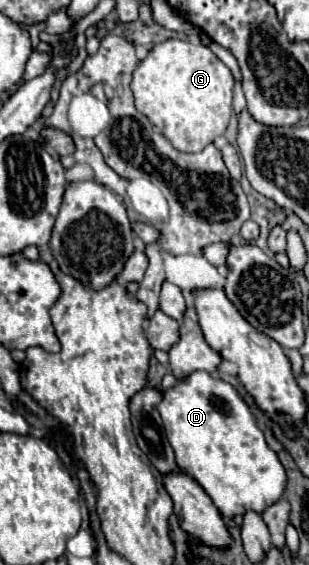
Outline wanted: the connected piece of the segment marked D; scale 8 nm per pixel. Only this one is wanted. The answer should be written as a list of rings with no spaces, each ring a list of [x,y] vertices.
[[[192,372],[186,380],[178,382],[174,388],[164,390],[164,400],[158,404],[164,430],[176,454],[176,464],[180,470],[190,474],[210,496],[224,520],[234,516],[244,516],[246,512],[264,512],[276,500],[282,498],[286,490],[286,470],[278,460],[276,452],[266,444],[264,432],[256,426],[256,420],[242,400],[238,390],[208,372]]]

